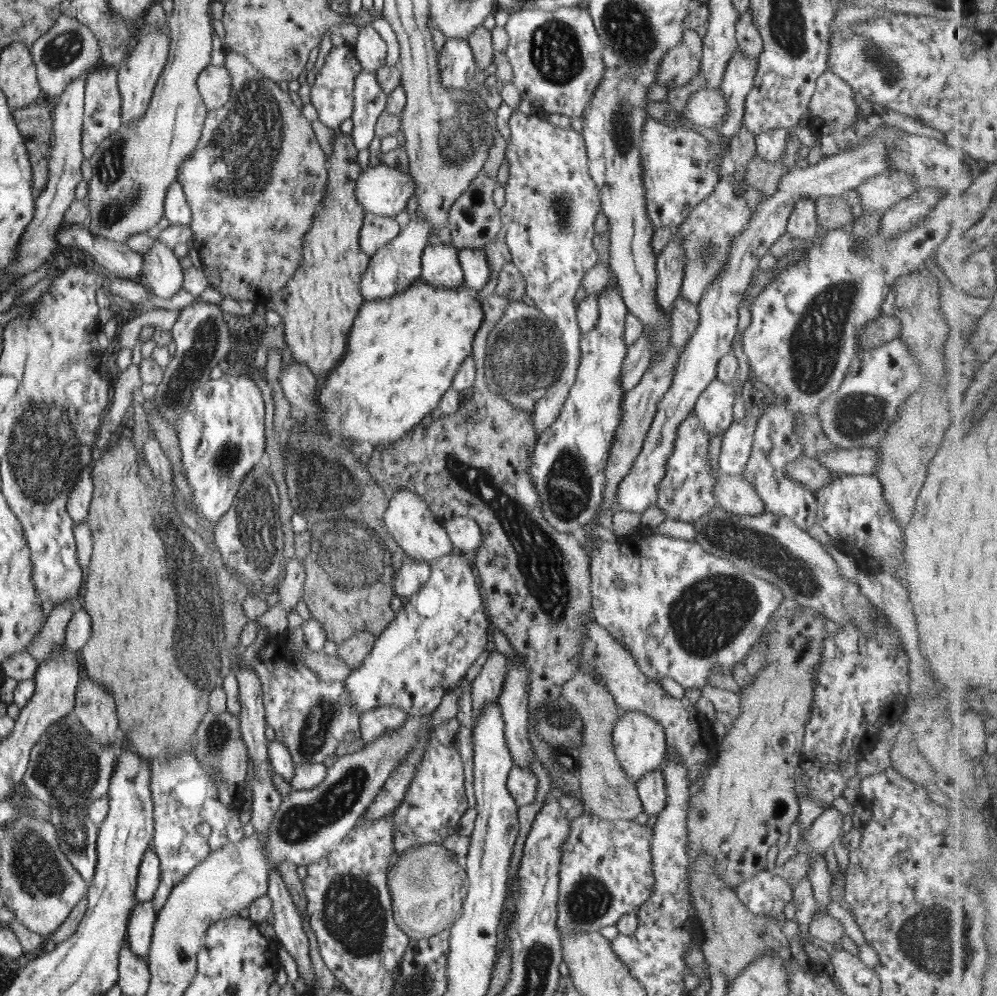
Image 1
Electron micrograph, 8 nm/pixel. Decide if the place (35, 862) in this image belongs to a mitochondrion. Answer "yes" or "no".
yes

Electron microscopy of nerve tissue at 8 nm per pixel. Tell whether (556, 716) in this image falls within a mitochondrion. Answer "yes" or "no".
yes

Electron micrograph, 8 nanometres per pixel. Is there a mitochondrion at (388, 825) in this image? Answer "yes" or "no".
no

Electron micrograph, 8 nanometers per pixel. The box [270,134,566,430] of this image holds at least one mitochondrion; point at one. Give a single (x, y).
(526, 355)

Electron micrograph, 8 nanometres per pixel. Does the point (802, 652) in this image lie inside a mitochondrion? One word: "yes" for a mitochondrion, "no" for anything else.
no

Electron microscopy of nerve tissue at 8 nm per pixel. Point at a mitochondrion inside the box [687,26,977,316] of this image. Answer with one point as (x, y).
(886, 67)

